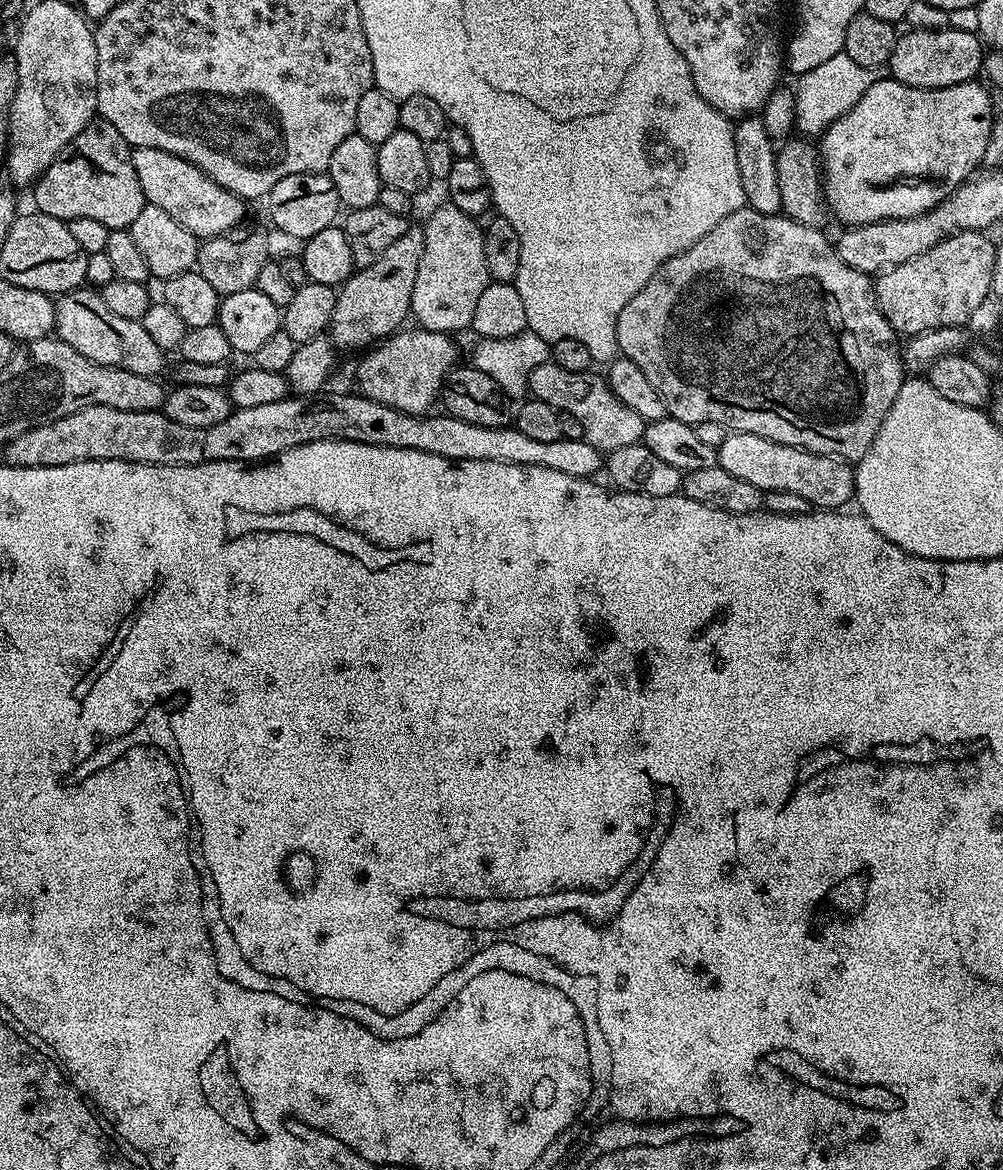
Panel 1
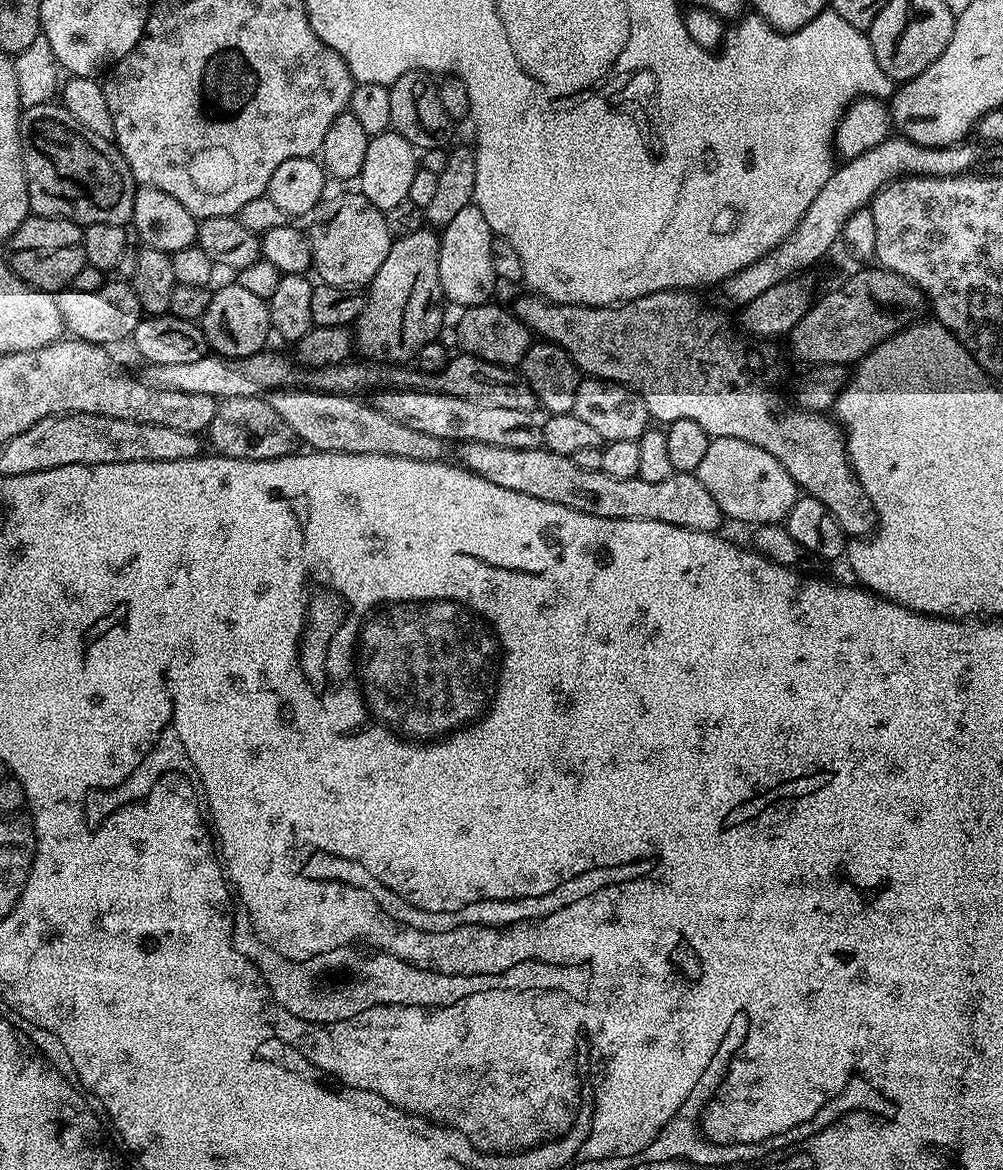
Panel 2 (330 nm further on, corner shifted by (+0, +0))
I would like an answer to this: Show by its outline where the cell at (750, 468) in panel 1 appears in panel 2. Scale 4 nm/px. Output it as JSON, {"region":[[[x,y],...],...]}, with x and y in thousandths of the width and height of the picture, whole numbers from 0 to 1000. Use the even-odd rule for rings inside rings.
{"region":[[[716,373],[707,375],[704,388],[693,406],[700,415],[708,419],[708,426],[716,429],[719,438],[725,444],[727,441],[749,450],[785,445],[796,426],[796,418],[792,409],[788,409],[788,402],[784,402],[772,388],[764,388],[764,385],[736,374]]]}

